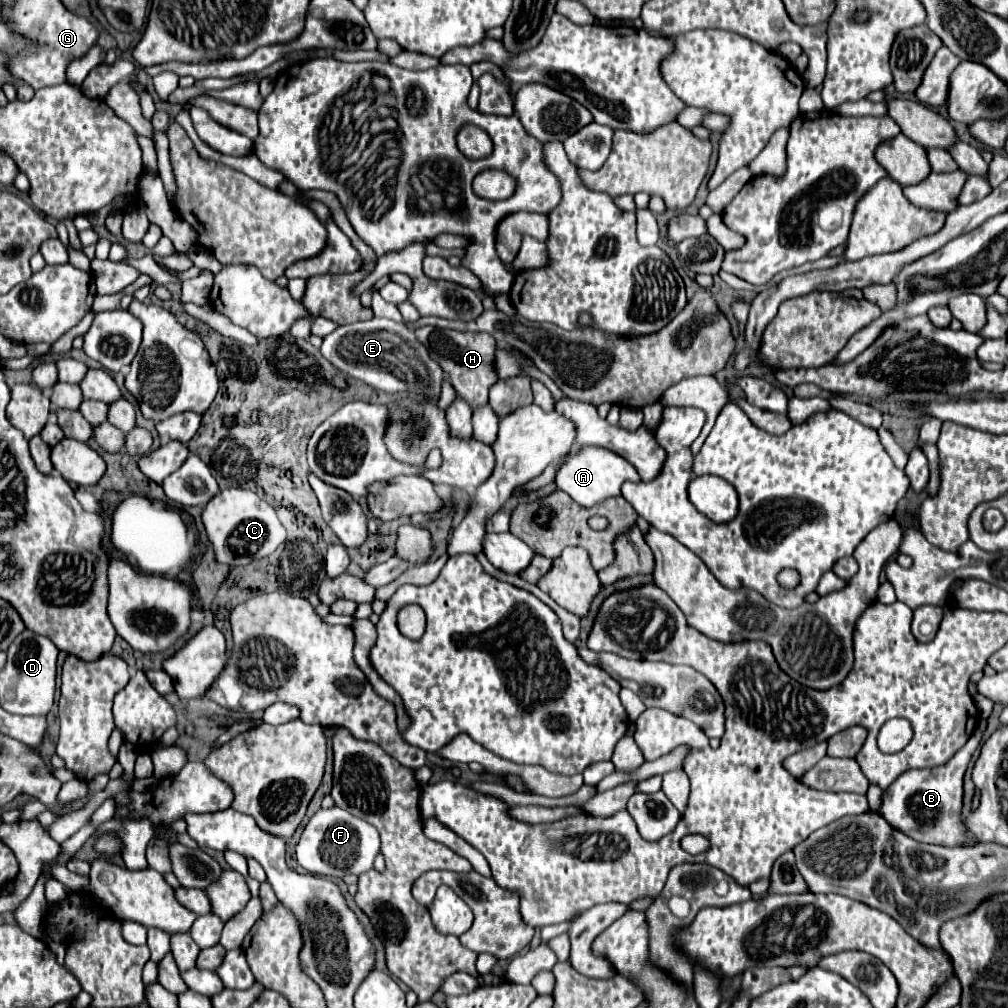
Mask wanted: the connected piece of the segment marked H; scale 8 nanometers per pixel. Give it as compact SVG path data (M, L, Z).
M418 327L416 339L428 349L430 357L438 361L444 373L450 377L456 393L468 401L468 405L478 407L488 403L488 389L498 381L496 377L496 341L488 333L464 333L452 329L438 329L438 327Z

